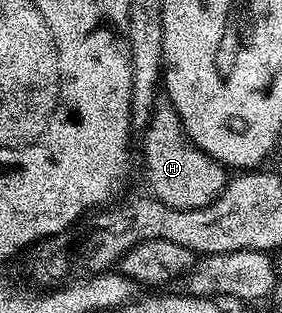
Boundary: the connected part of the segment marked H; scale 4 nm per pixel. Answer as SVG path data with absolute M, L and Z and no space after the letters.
M157 104L152 110L152 118L148 121L142 137L144 137L144 174L148 177L149 188L152 189L149 190L151 197L157 198L159 202L170 208L190 210L193 209L194 202L196 206L205 206L224 191L224 186L230 177L229 171L220 163L215 162L209 154L202 152L199 146L192 143L192 139L185 134L182 120L174 107Z

